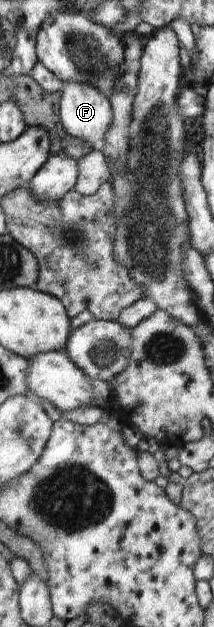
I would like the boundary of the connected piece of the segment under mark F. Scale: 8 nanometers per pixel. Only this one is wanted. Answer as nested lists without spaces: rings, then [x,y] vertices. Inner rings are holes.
[[[64,83],[62,96],[59,101],[59,116],[65,132],[96,148],[104,148],[108,132],[115,122],[115,110],[111,100],[104,96],[96,86],[90,84]]]

